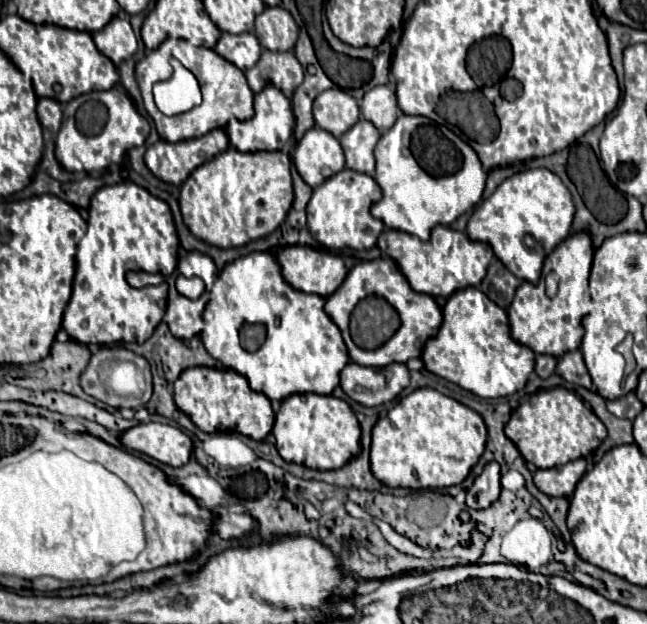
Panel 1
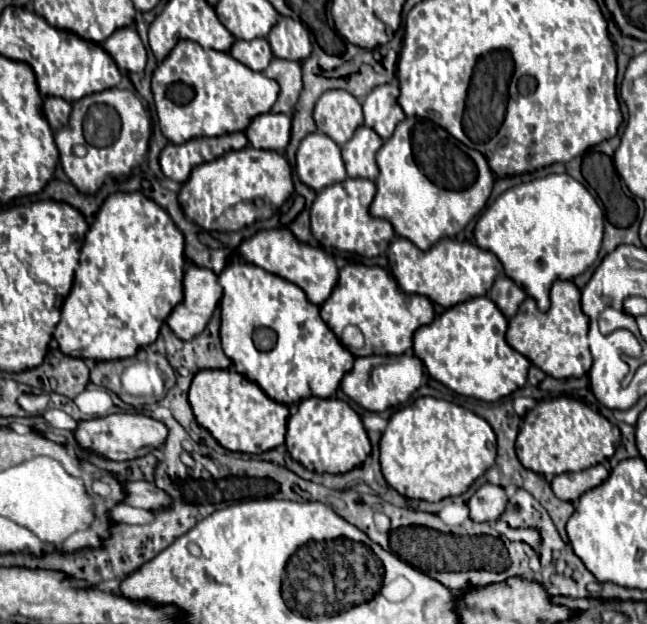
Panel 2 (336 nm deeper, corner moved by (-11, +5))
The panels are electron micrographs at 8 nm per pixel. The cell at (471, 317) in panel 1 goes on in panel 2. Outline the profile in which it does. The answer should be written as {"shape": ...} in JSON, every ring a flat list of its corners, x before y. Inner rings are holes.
{"shape":[[486,295,446,309,430,325,414,333,414,355,422,359,432,379,464,397,498,401,524,387,530,361,506,341,508,319]]}

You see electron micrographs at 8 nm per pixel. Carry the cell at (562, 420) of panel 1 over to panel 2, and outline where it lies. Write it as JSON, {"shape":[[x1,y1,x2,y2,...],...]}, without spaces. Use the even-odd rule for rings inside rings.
{"shape":[[554,397,538,401,538,405,526,413,516,439,516,455,526,469,540,475,554,477,566,471,582,471,610,459,620,443,620,429,612,425,604,415,592,411,582,401,570,397]]}

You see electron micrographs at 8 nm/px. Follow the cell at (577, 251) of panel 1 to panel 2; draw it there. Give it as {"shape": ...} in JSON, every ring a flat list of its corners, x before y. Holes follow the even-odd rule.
{"shape":[[554,281,550,291,550,309,542,313,532,297,528,297,518,313,508,321,506,341,524,357,528,357,546,375,556,379,580,377,590,371,592,355,588,349,588,315,580,305,580,289,572,281]]}

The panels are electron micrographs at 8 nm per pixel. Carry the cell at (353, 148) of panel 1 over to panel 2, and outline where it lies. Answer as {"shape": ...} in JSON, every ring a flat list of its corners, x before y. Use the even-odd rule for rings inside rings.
{"shape":[[366,125,358,127,354,137,342,145,342,159,346,163,346,147,348,147,348,177,364,177,374,181,378,177,378,165,376,165,376,151,382,147,382,139,374,129,368,129]]}

